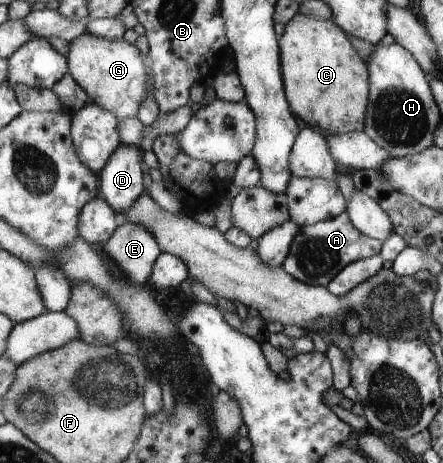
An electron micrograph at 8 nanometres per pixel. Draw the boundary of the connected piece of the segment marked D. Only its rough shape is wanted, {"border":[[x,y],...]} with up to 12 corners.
{"border":[[120,143],[97,174],[118,216],[144,192],[140,146]]}

